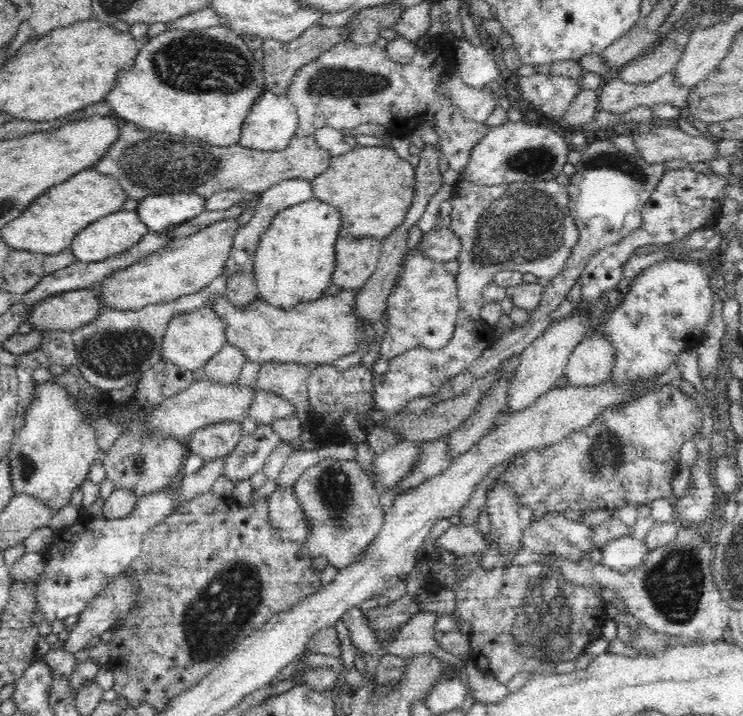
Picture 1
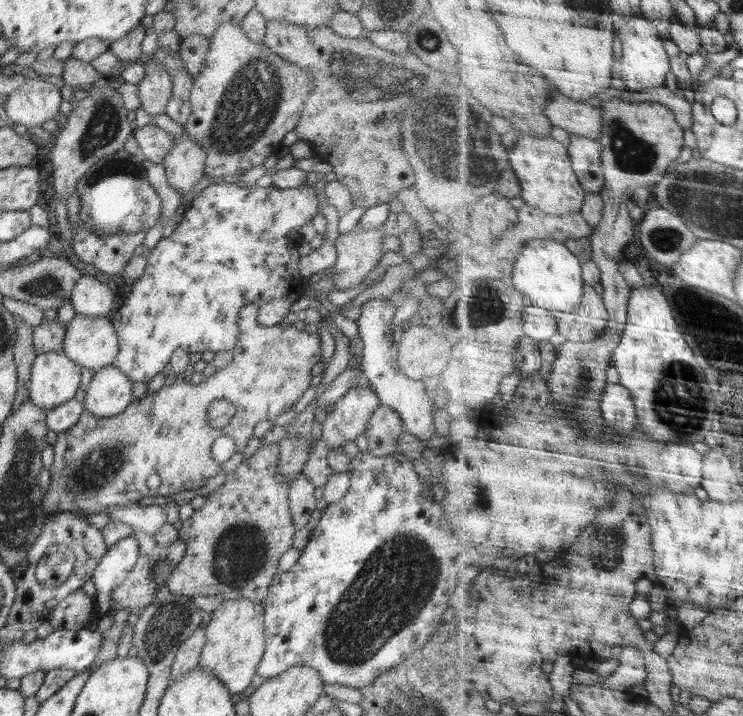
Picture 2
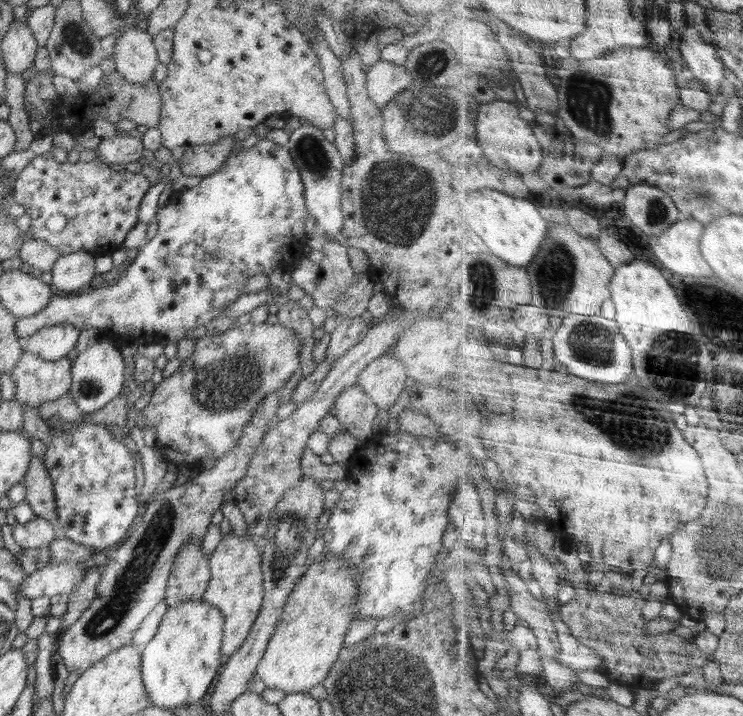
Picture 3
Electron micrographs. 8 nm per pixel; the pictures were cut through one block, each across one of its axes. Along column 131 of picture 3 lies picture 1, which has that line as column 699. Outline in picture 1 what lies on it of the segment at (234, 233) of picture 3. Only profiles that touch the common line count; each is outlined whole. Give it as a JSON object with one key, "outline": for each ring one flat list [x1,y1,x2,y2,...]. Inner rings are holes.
{"outline":[[702,254,691,257,689,261,671,255,648,266,632,280,628,294,622,298,622,302,614,311,609,312,602,334,616,347,614,370,610,374,610,379,616,385,663,374,682,350,696,349,702,342,712,316,716,295,714,288,710,286,712,264,702,266,697,263,697,257,702,257]]}

